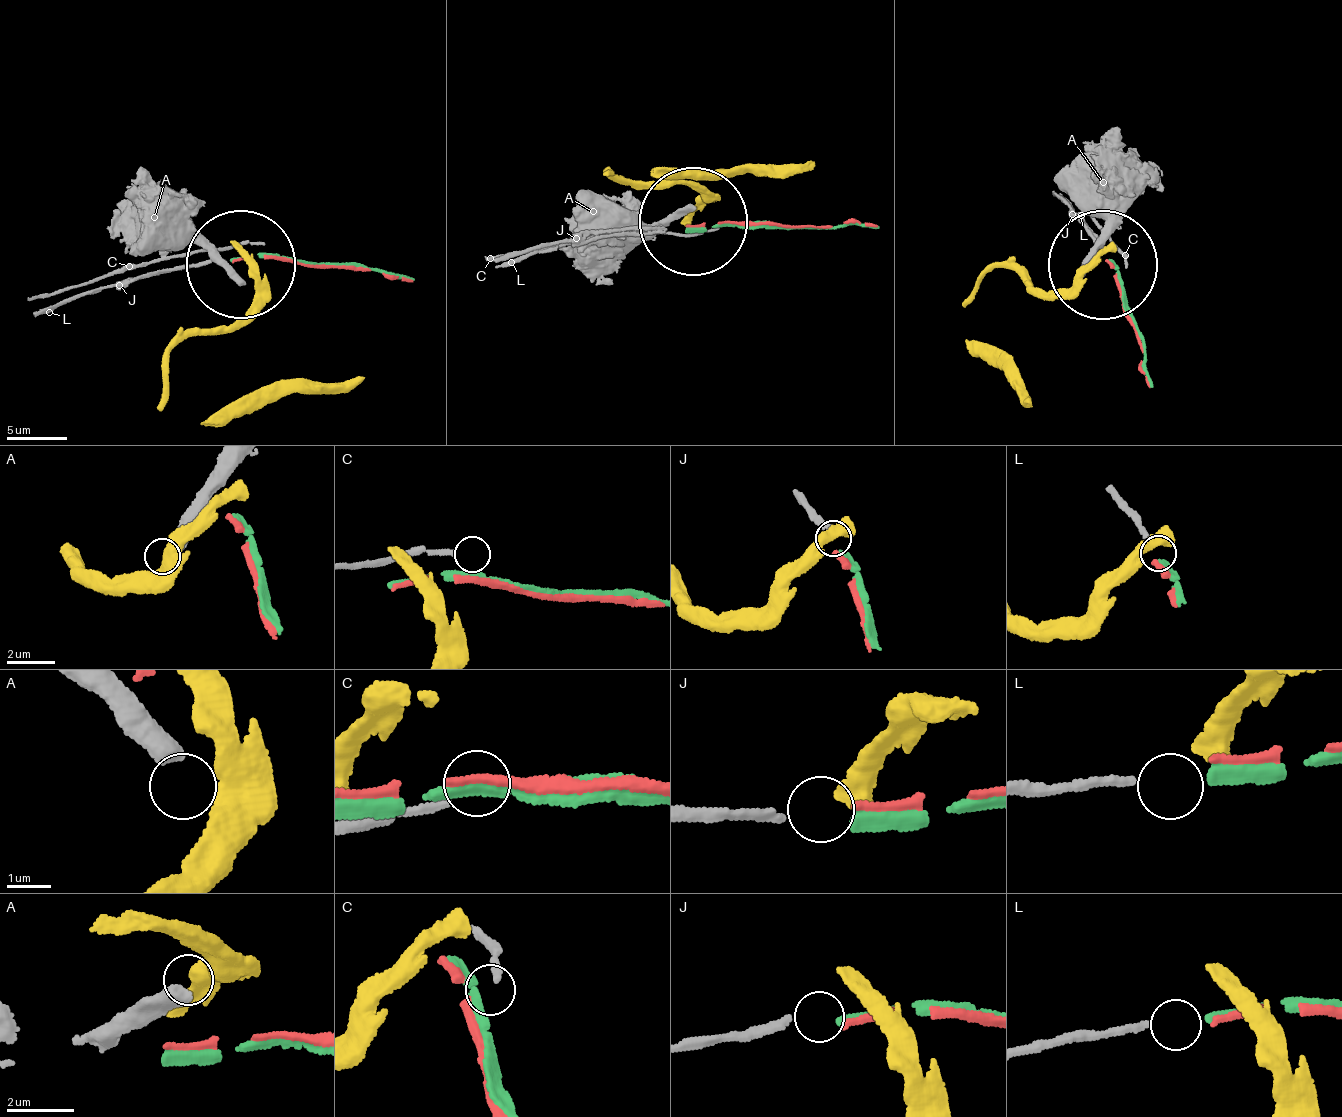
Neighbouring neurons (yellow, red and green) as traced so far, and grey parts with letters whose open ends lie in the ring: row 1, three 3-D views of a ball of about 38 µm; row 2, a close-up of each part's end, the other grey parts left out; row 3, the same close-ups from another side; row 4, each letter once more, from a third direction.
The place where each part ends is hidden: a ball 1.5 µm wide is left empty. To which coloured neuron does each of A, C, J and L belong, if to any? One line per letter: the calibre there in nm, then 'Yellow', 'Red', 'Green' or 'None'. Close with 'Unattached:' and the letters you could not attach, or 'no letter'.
A: Thickness 500 nm. None
C: Thickness 190 nm. None
J: Thickness 190 nm. None
L: Thickness 200 nm. None
Unattached: A, C, J, L

